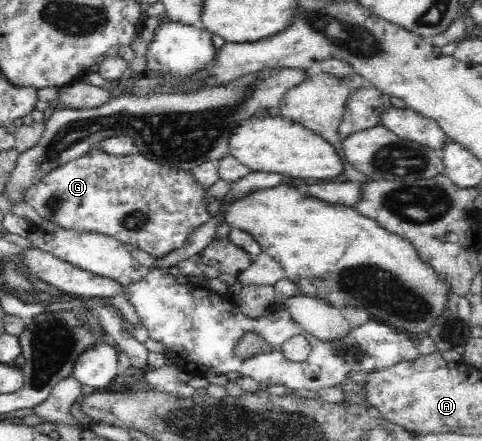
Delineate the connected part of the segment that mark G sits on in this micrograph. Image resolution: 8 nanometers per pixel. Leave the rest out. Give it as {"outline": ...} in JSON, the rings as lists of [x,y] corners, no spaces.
{"outline":[[[96,146],[84,156],[51,170],[39,181],[28,186],[23,192],[23,200],[42,218],[52,219],[61,227],[88,229],[112,235],[120,242],[132,244],[133,248],[144,250],[158,259],[181,249],[192,232],[210,218],[206,209],[206,194],[208,188],[202,187],[196,181],[192,171],[161,165],[140,154],[112,156]]]}

